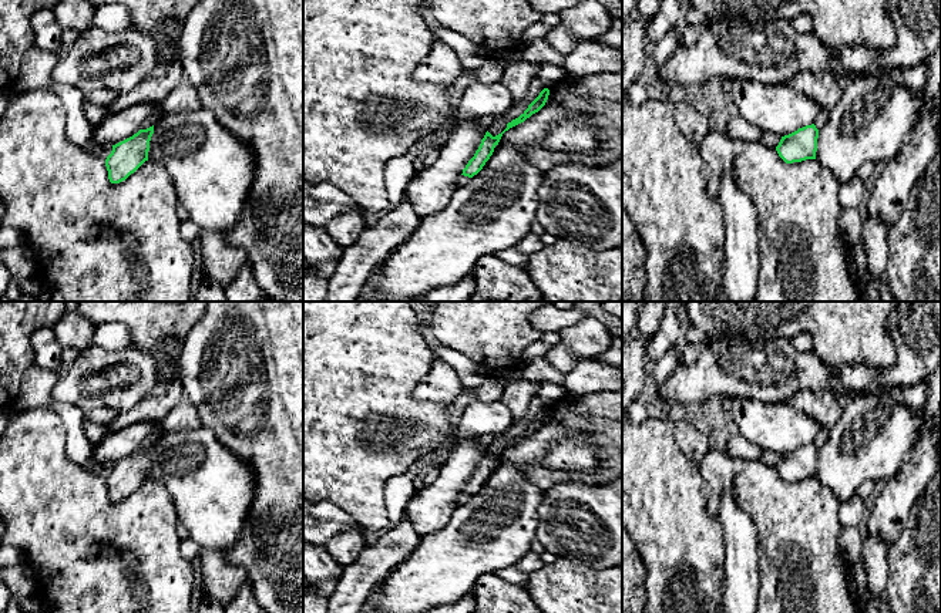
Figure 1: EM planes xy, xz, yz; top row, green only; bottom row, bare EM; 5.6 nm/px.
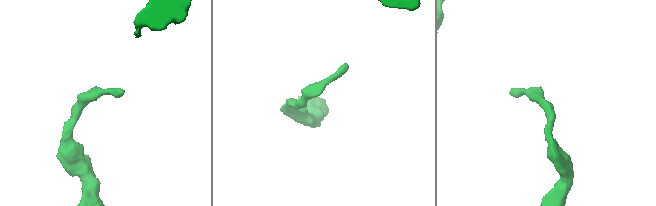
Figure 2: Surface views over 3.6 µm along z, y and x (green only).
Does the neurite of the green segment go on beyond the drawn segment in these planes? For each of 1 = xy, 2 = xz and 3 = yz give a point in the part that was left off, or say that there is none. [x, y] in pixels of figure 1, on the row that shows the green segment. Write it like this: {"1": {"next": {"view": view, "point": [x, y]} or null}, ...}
{"1": {"next": null}, "2": {"next": null}, "3": {"next": null}}

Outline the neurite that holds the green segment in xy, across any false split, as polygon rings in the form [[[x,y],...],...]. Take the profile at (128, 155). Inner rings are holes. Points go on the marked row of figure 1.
[[[154,125],[147,129],[140,129],[132,137],[112,145],[112,151],[105,159],[108,179],[111,183],[125,181],[145,161],[148,161],[149,141],[152,134]]]

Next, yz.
[[[814,124],[782,137],[776,151],[786,164],[816,159],[819,129]]]

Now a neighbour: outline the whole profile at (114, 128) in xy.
[[[138,104],[117,114],[108,114],[94,127],[93,141],[97,145],[118,144],[137,134],[149,118],[157,104]]]

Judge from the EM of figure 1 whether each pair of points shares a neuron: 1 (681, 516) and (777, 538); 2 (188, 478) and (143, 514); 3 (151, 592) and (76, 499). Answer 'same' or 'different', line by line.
1: different
2: different
3: same

